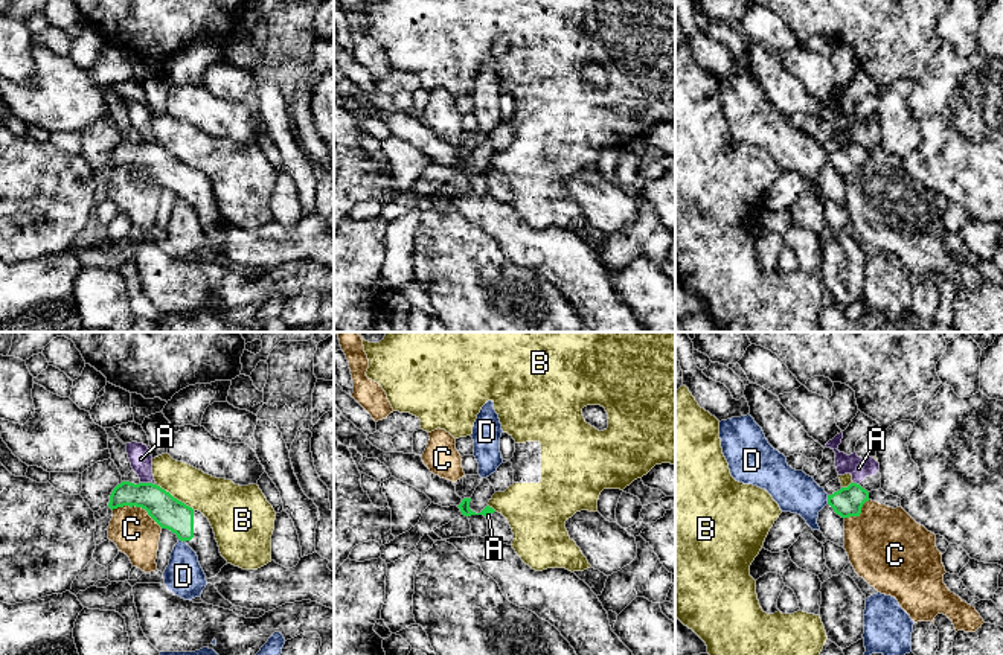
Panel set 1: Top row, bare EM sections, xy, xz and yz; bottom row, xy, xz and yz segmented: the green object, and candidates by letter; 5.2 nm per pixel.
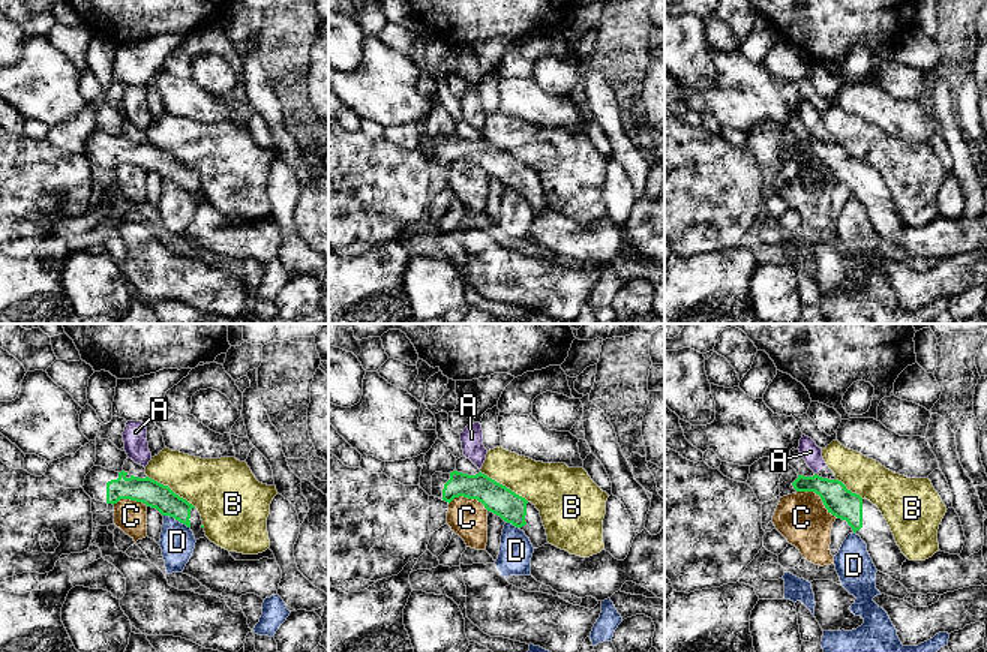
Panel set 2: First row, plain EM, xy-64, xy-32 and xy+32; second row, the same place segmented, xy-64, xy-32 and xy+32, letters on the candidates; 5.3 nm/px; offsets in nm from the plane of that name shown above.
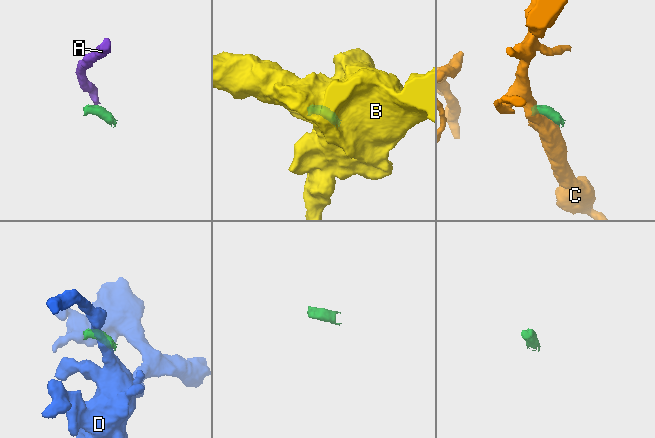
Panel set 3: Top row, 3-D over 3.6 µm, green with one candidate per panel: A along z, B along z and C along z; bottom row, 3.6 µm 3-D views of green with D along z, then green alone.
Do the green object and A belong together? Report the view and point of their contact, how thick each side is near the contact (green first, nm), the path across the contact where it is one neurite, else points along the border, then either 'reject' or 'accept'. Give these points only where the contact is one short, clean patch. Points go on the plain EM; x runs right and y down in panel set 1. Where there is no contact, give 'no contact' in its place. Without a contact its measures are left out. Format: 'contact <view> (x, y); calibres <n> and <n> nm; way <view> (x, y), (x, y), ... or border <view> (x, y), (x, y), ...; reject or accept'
contact xy (147, 142); calibres 170 and 120 nm; border xy (140, 140), (151, 142); reject

